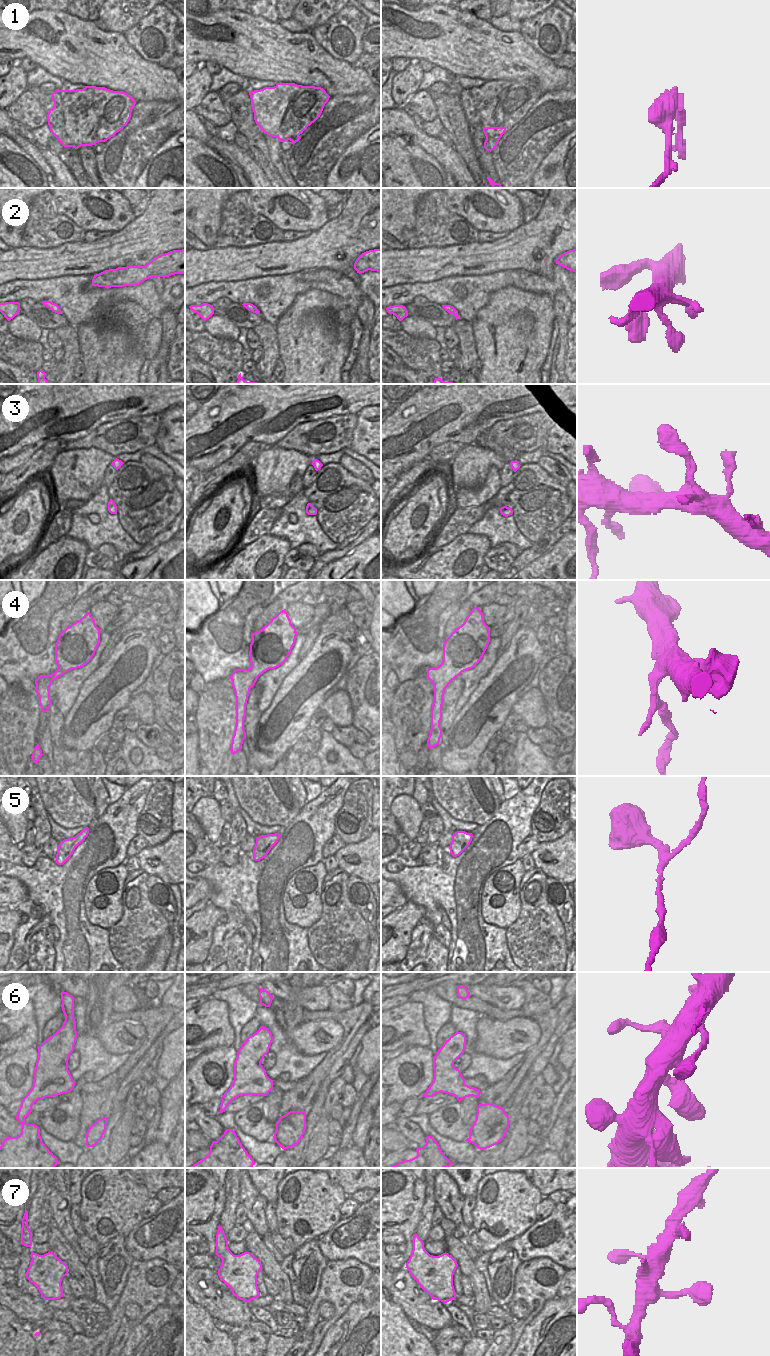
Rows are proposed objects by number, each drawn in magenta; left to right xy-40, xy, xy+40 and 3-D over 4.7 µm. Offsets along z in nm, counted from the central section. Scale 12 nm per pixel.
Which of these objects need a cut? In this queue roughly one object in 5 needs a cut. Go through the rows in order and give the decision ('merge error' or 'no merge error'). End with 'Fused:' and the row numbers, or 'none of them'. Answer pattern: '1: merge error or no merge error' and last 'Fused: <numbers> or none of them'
1: merge error
2: no merge error
3: no merge error
4: merge error
5: no merge error
6: no merge error
7: no merge error
Fused: 1, 4

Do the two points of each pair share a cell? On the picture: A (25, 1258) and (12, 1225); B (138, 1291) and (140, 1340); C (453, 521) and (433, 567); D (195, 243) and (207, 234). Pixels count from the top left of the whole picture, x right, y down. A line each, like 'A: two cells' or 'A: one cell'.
A: two cells
B: two cells
C: two cells
D: two cells

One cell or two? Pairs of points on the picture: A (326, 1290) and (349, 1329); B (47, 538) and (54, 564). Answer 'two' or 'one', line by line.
A: two
B: two

